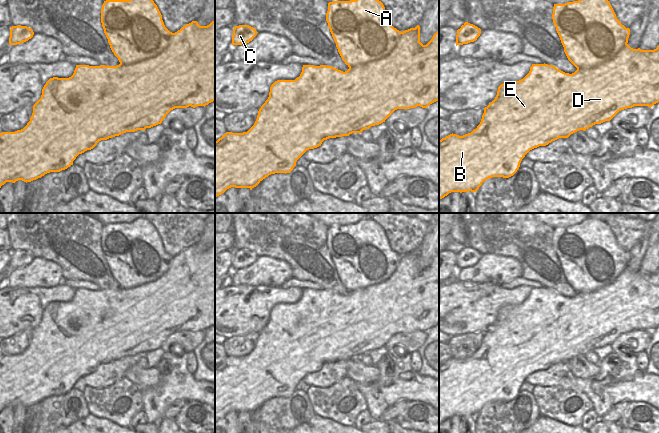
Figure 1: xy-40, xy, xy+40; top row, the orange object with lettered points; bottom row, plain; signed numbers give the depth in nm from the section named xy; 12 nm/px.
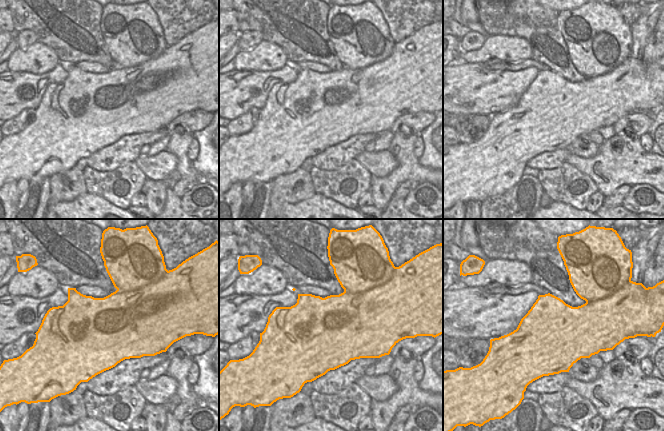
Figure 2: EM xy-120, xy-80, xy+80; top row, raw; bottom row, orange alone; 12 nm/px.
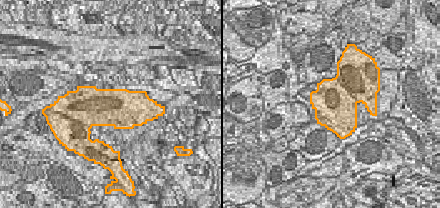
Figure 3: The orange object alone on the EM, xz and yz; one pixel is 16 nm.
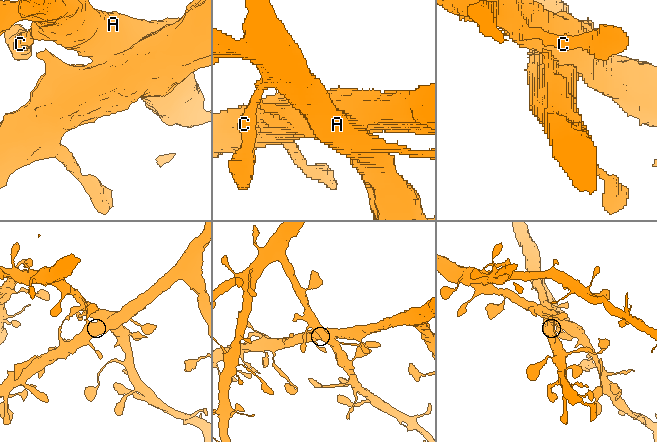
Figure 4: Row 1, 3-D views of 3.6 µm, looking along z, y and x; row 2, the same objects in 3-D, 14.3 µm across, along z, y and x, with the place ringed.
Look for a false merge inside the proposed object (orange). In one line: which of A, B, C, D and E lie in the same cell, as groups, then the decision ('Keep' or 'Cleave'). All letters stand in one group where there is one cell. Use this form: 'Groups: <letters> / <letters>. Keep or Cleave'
Groups: A C / B D E. Cleave

